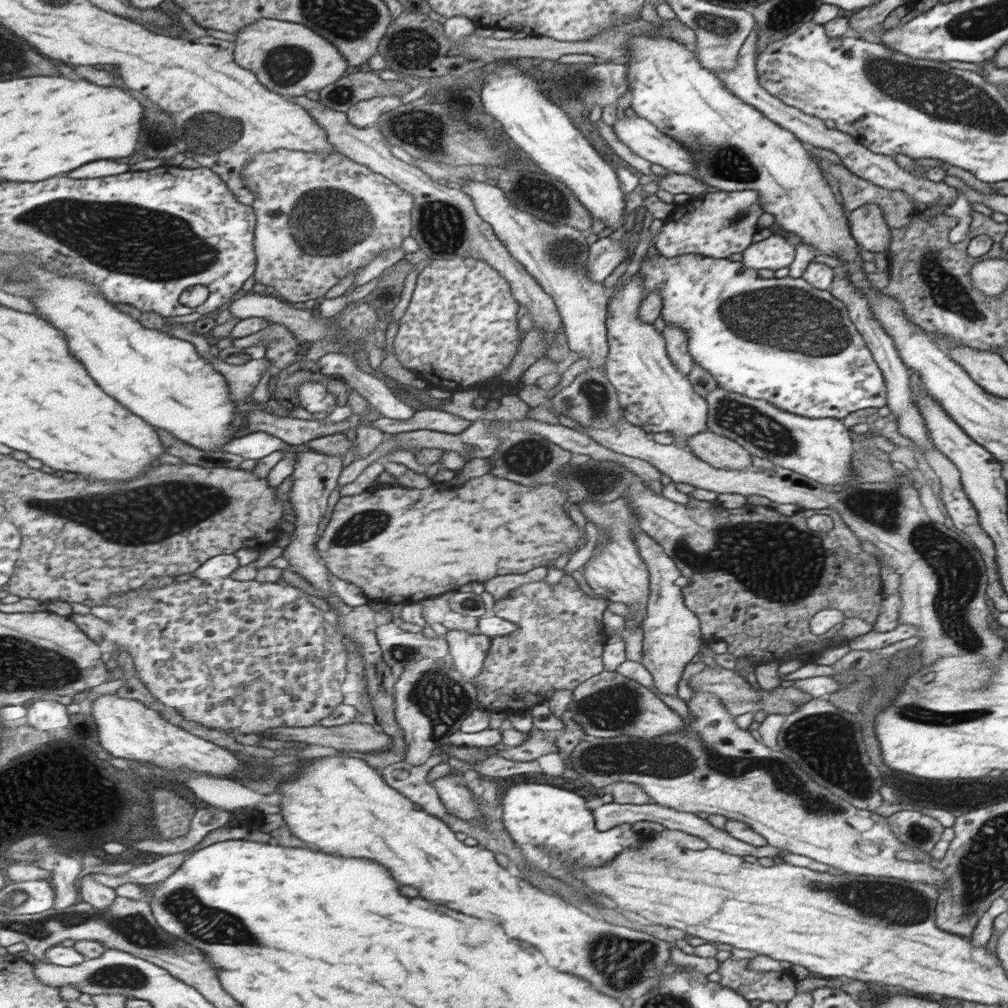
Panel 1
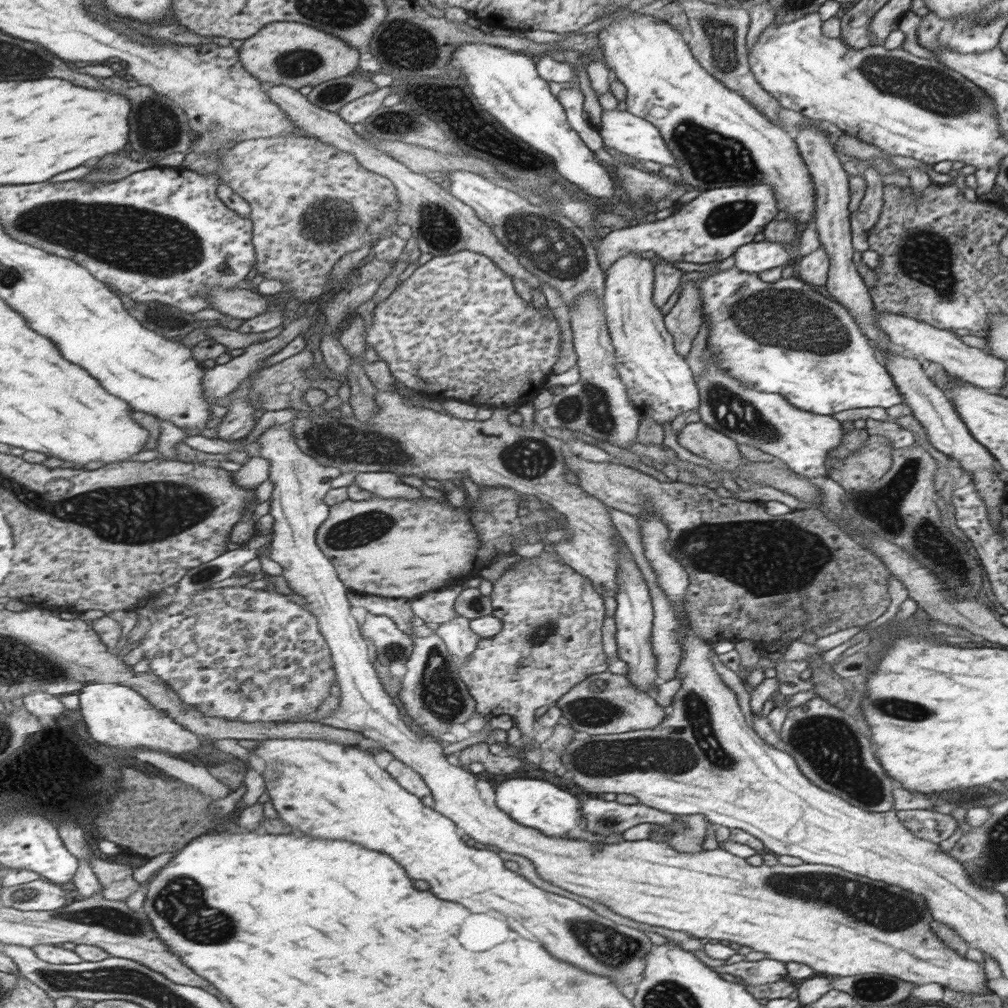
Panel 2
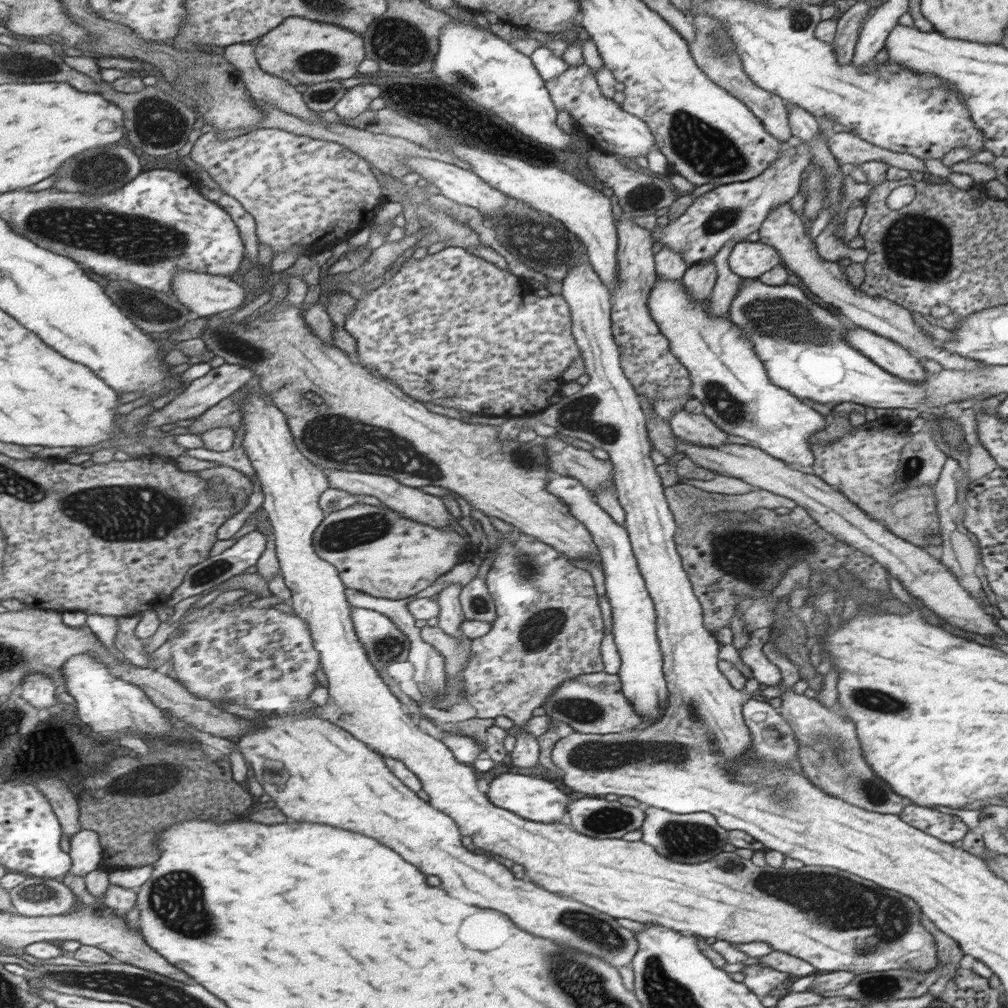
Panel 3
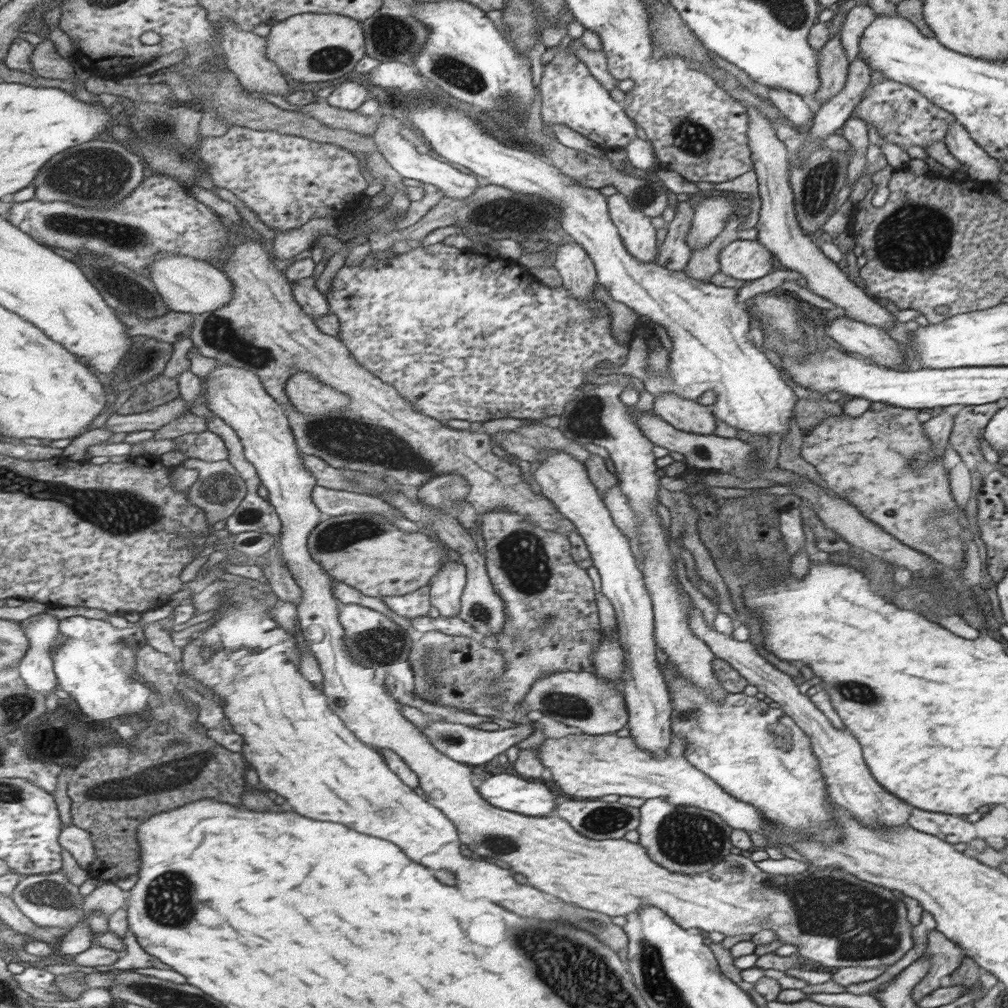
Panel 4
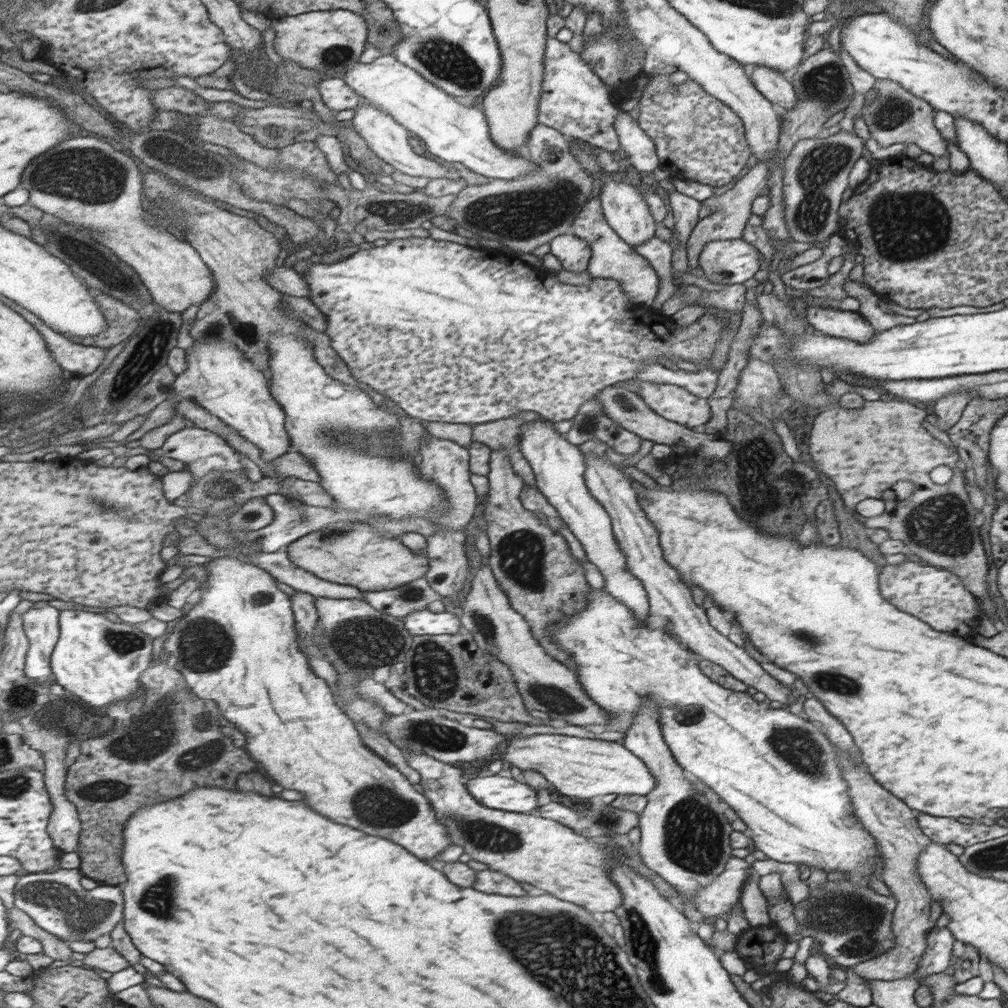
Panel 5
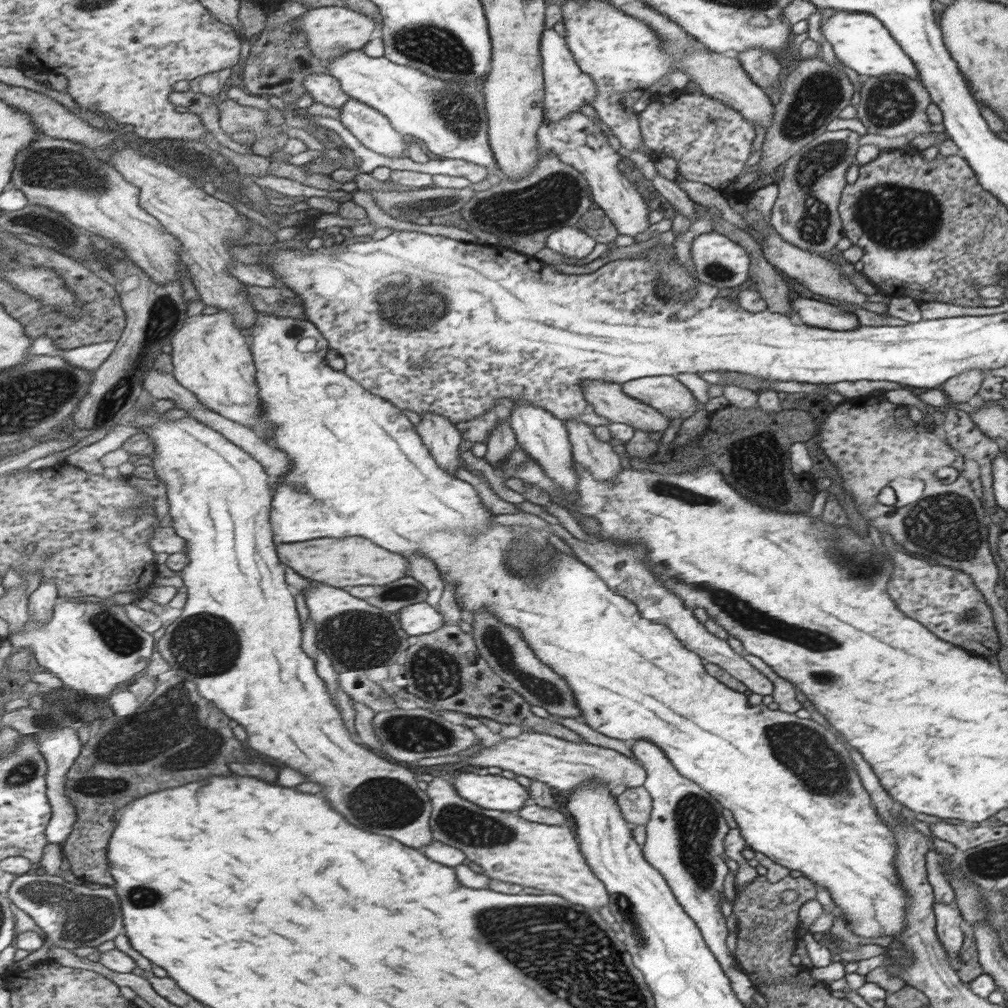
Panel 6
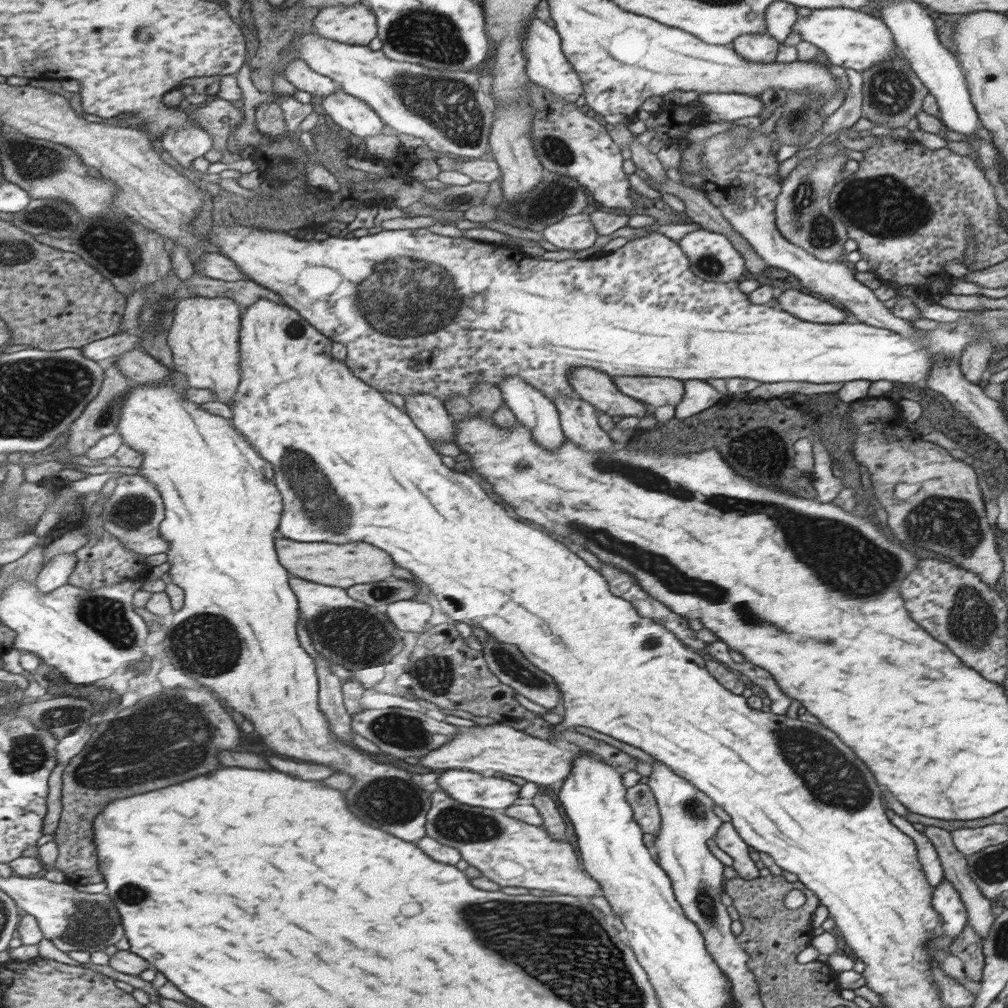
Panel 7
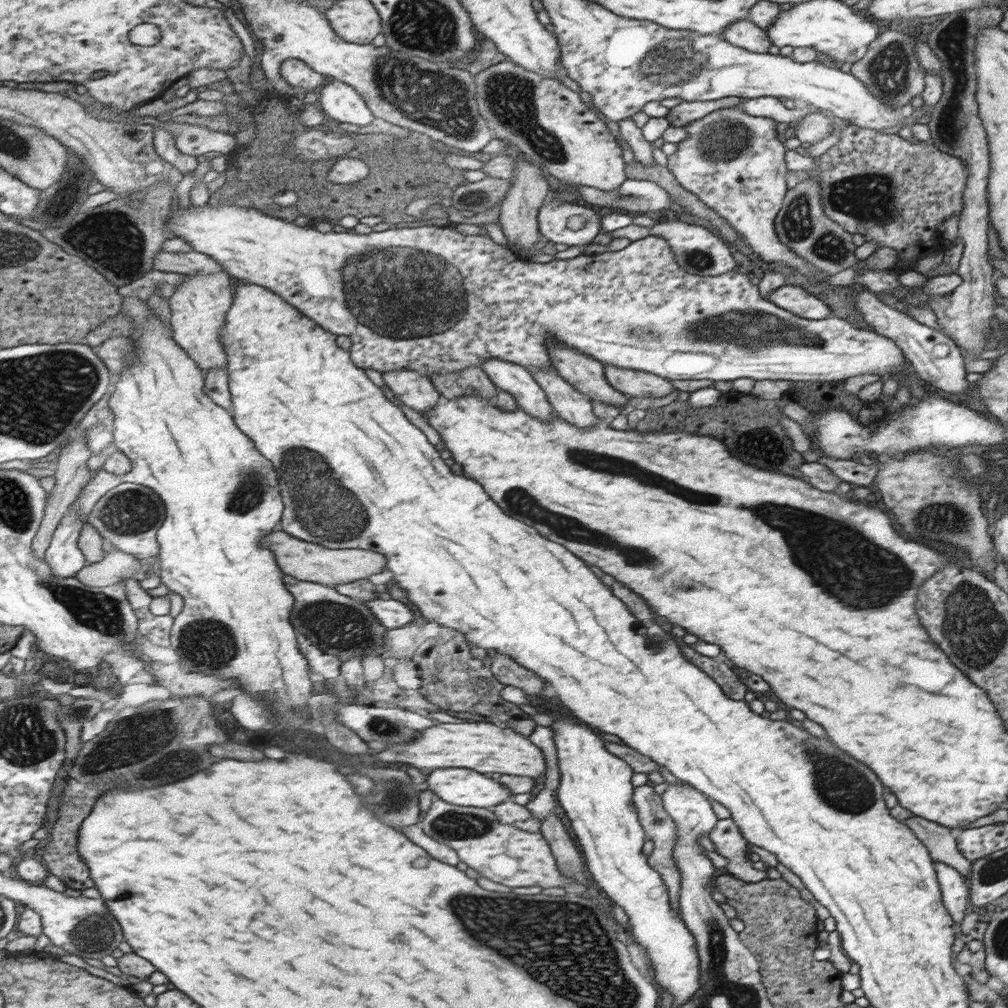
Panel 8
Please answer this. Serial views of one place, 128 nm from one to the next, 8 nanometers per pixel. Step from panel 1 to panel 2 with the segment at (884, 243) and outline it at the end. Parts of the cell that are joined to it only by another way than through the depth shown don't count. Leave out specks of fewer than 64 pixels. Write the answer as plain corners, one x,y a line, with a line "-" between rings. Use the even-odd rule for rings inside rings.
868,167
861,171
866,181
866,192
860,206
851,213
851,241
856,251
869,249
867,236
869,230
879,221
884,206
882,177
876,167

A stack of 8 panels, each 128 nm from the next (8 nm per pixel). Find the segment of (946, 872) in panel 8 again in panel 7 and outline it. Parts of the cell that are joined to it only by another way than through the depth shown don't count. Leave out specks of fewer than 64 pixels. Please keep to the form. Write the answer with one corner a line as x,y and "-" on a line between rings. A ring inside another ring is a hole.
942,880
933,890
933,907
943,920
942,930
952,943
962,934
968,922
967,910
960,900
960,894
952,888
952,882

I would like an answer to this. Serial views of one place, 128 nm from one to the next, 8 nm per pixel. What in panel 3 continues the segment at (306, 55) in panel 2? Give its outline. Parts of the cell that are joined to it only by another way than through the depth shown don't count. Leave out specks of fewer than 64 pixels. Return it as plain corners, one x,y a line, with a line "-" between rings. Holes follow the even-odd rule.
290,17
280,27
263,35
256,46
262,68
290,80
294,86
309,86
330,80
352,78
364,60
362,36
339,24
315,21
306,17

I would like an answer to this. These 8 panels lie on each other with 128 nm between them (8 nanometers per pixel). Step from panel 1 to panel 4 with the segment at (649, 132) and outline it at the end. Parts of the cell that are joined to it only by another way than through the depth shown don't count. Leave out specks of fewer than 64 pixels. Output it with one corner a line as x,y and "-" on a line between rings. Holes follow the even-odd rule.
561,45
555,47
558,54
543,66
543,74
539,89
542,94
541,117
545,125
564,124
582,136
596,142
602,149
620,146
626,149
627,144
636,136
636,128
632,119
625,113
624,105
610,97
609,91
588,71
586,64
577,56
570,56

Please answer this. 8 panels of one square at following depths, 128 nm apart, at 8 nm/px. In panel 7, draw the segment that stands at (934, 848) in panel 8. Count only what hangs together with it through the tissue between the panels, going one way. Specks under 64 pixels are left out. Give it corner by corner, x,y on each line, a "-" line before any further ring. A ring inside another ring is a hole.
925,826
921,833
934,845
940,859
945,879
948,880
948,882
952,882
952,888
960,894
960,900
962,900
962,904
964,904
967,910
967,923
974,932
976,932
978,938
984,942
984,940
988,938
988,934
990,934
990,928
992,928
992,923
995,918
992,916
990,899
986,899
986,897
982,896
974,880
971,880
970,876
968,876
967,856
962,854
954,846
951,832
946,829
936,826

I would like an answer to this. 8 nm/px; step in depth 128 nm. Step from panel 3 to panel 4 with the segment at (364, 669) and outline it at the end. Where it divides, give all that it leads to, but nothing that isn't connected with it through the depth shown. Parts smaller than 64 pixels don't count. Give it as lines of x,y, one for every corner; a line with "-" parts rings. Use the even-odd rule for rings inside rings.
220,361
203,381
208,385
208,401
210,401
208,408
240,436
246,460
255,466
263,486
270,492
269,500
275,504
282,518
281,548
284,558
290,570
294,572
296,580
305,590
303,602
298,605
301,630
321,665
325,680
324,689
329,696
330,707
334,708
366,744
374,745
376,748
387,748
400,755
400,758
418,776
419,786
424,792
423,796
457,825
462,844
467,844
467,848
474,854
508,864
512,871
524,875
533,888
558,896
564,903
601,912
610,917
626,916
640,907
654,906
666,911
682,928
697,928
703,931
704,935
719,932
726,937
738,937
743,934
754,936
761,930
772,930
777,940
797,946
795,955
814,966
830,969
846,967
869,969
882,965
890,966
914,946
912,937
914,927
908,921
904,901
897,898
892,890
858,880
856,876
843,870
818,868
818,870
806,869
802,874
792,876
774,875
764,872
751,858
730,853
708,872
694,875
674,873
654,863
648,849
640,843
632,843
623,838
592,840
578,834
569,822
558,815
526,816
496,808
485,797
480,798
480,794
472,784
471,766
456,762
434,748
428,736
424,736
414,723
404,720
404,716
398,710
396,699
386,698
390,694
378,684
374,684
374,670
356,663
347,651
345,639
347,632
341,621
343,602
335,595
333,585
336,580
313,557
309,547
309,540
314,530
326,519
326,514
321,511
313,497
315,488
319,486
318,479
306,467
287,409
269,393
261,376
247,368

